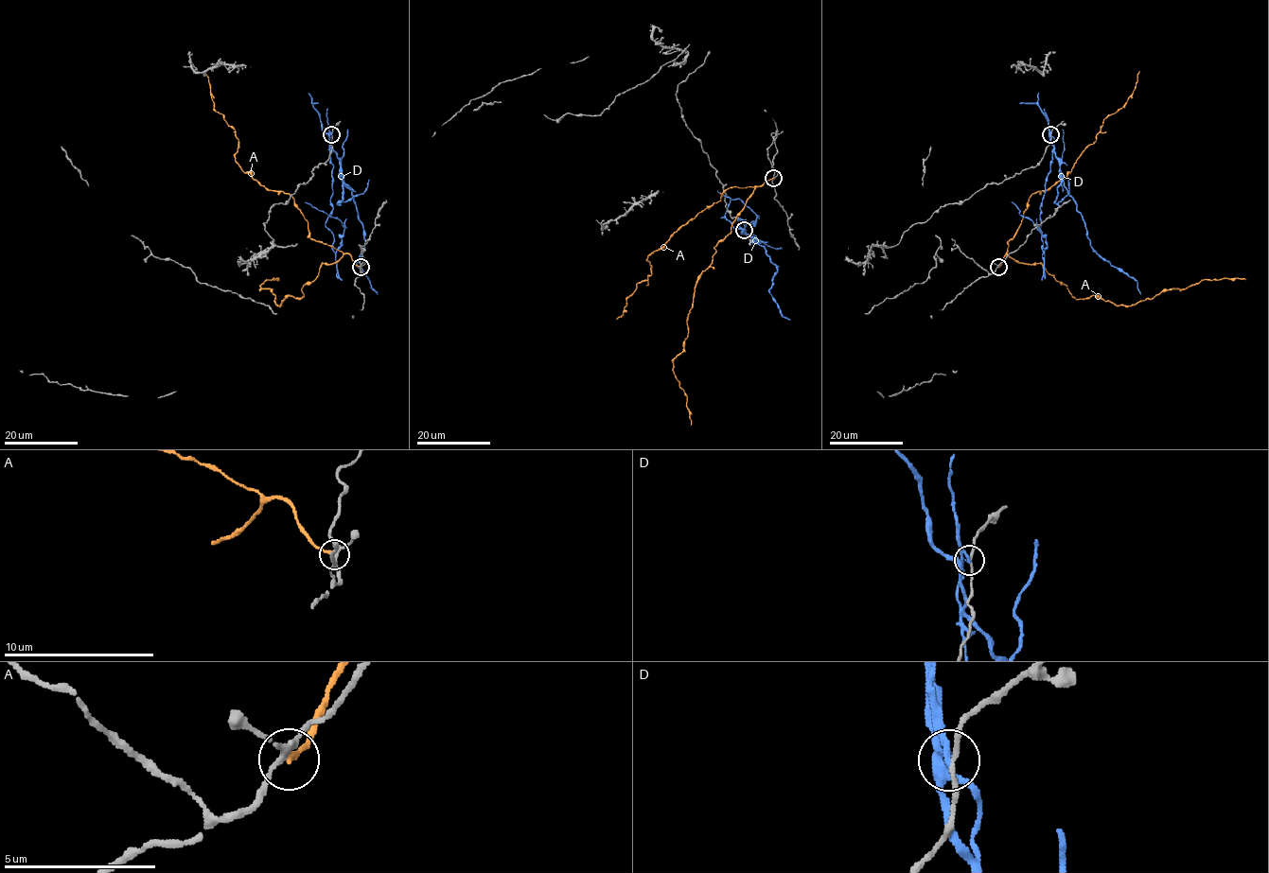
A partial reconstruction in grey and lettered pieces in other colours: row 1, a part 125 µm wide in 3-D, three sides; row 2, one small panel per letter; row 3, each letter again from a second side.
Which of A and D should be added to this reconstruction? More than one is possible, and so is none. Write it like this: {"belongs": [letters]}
{"belongs": []}

